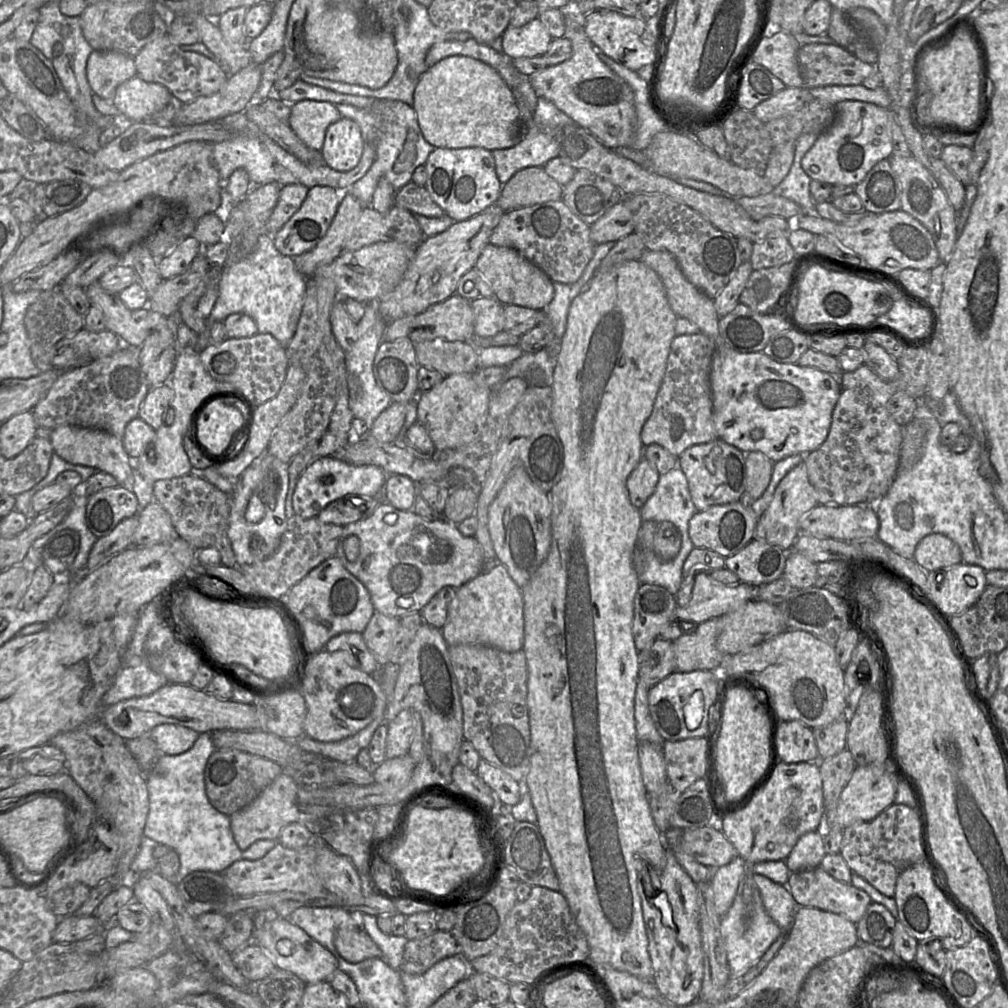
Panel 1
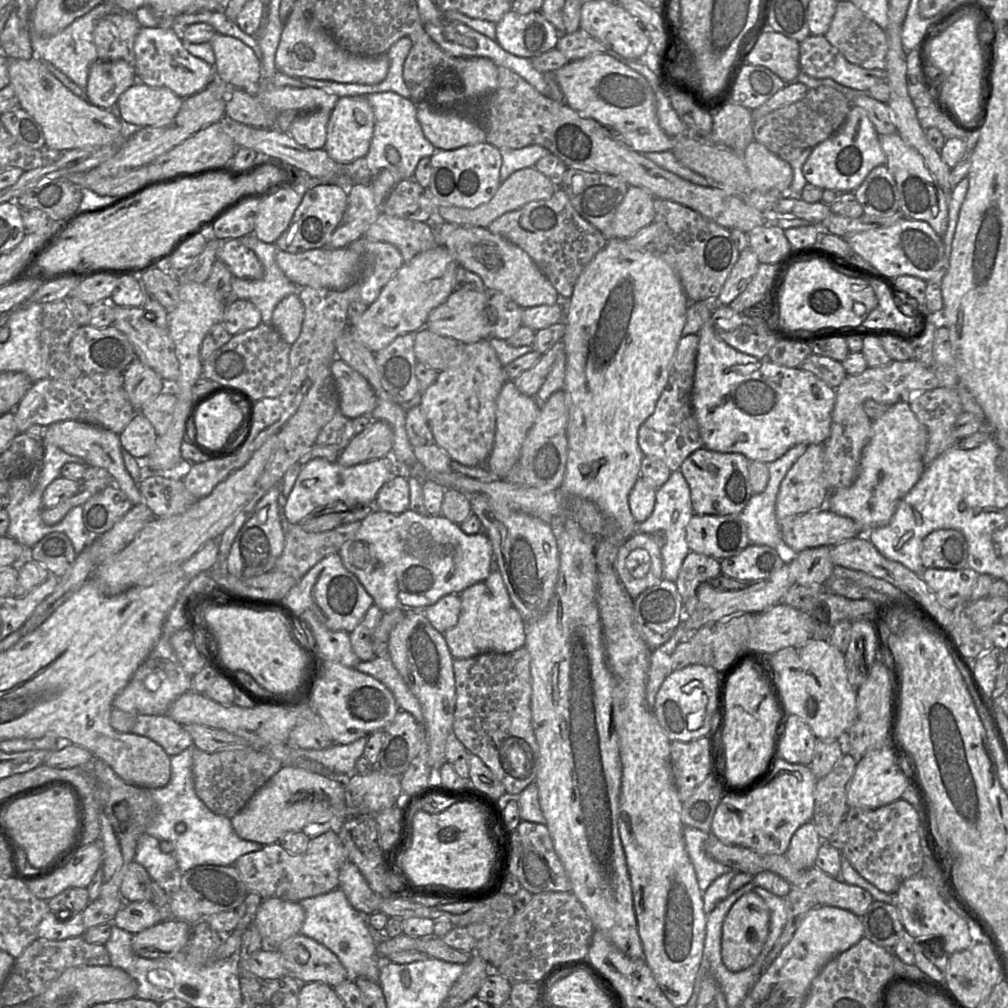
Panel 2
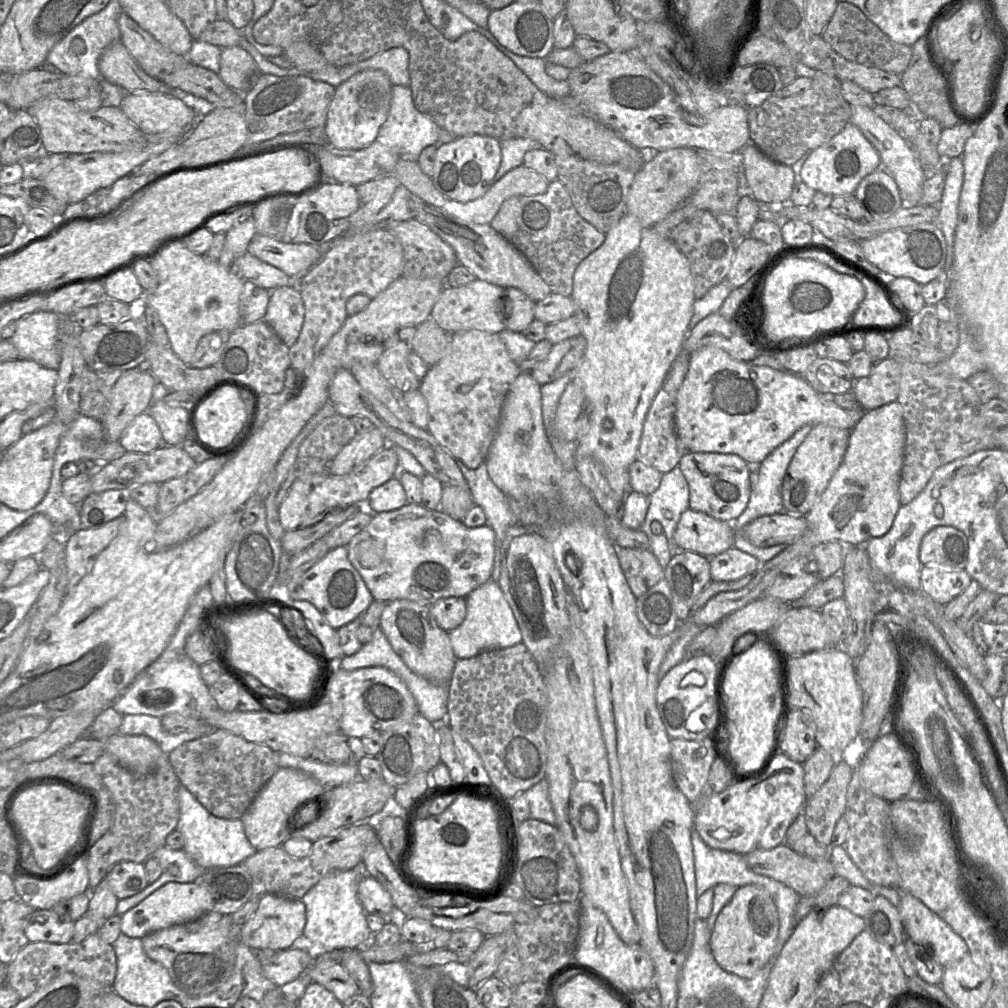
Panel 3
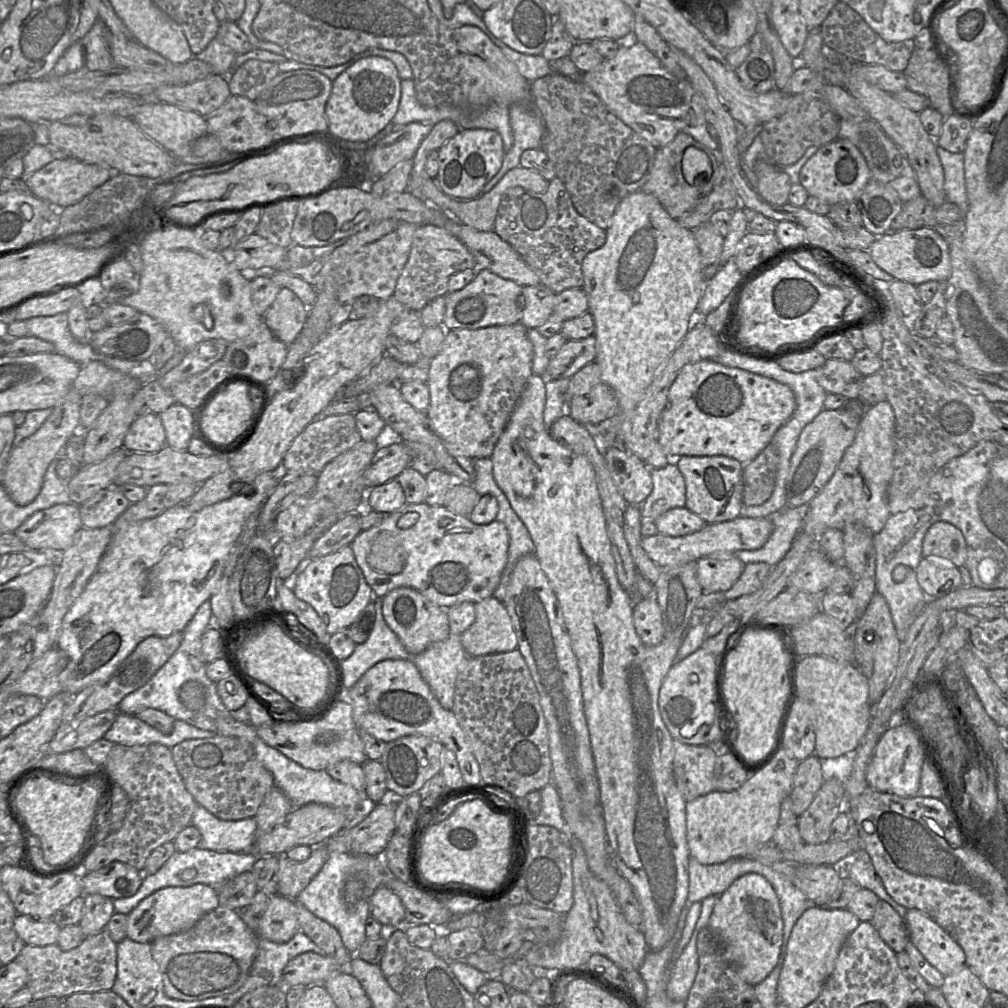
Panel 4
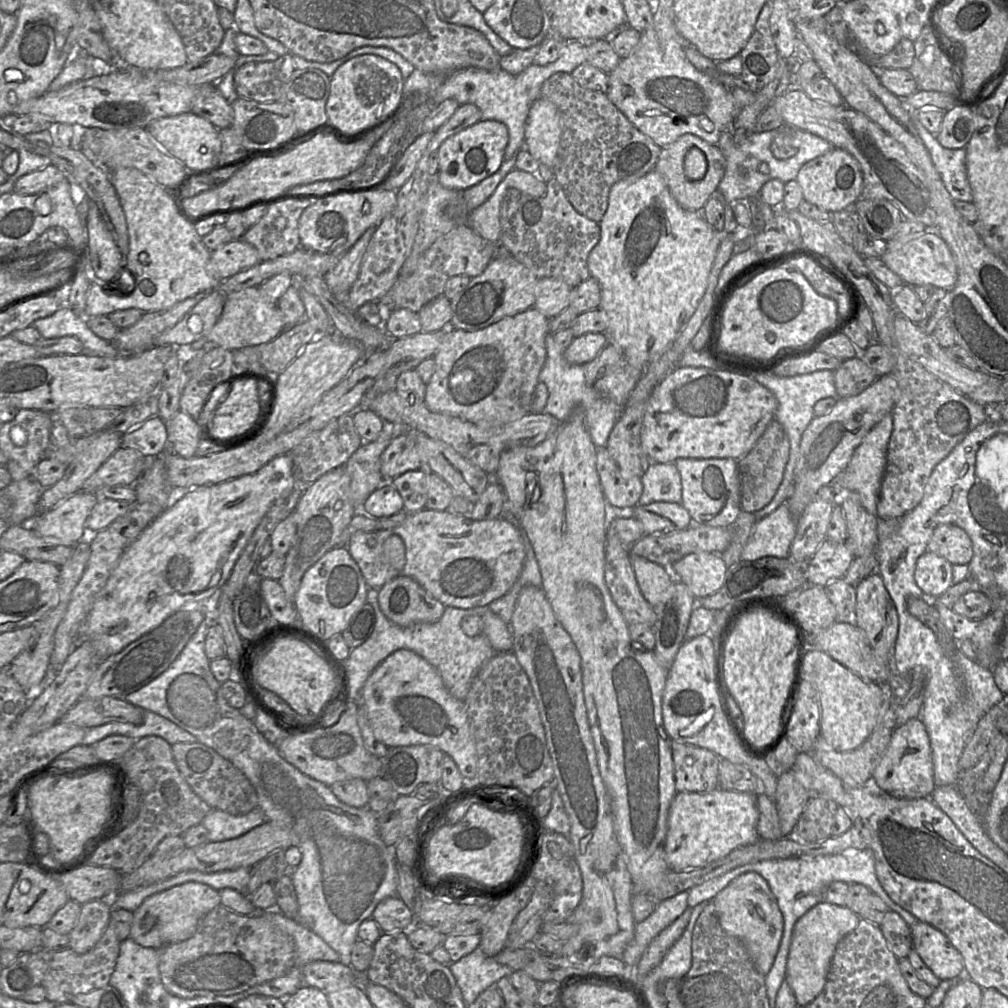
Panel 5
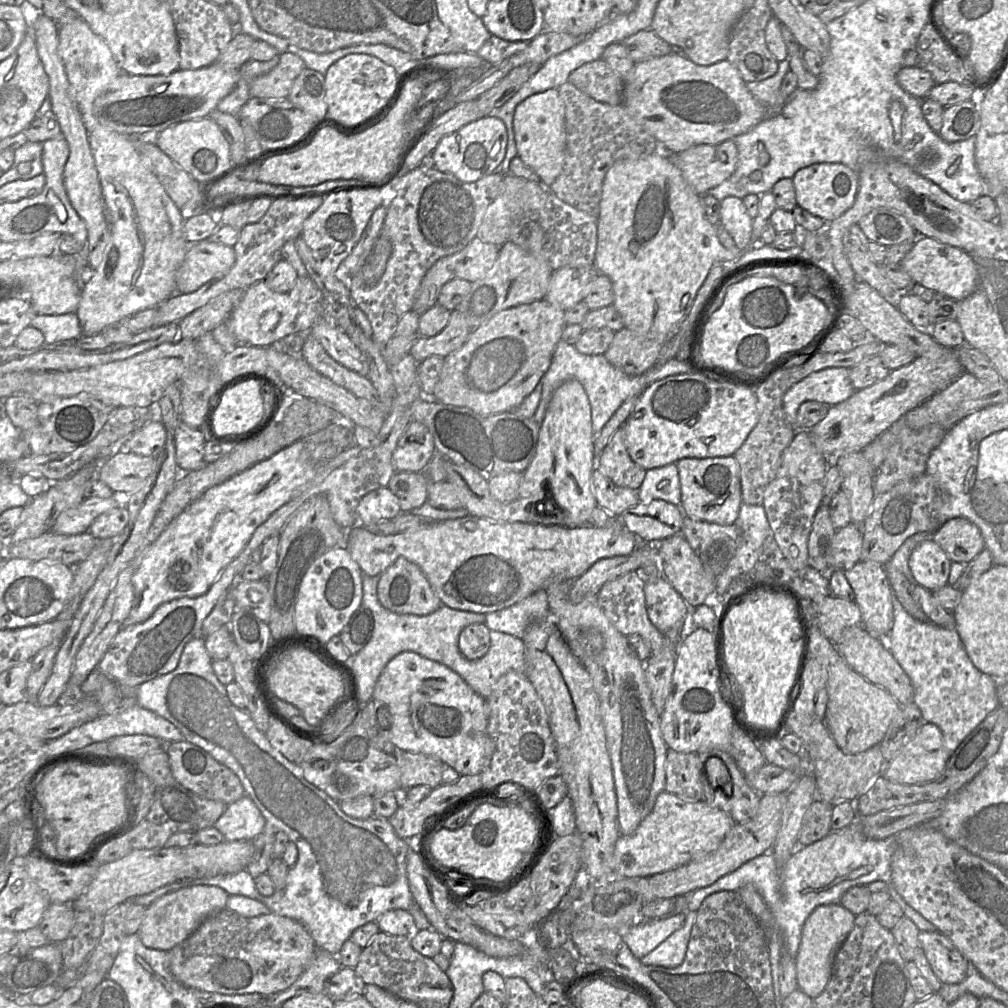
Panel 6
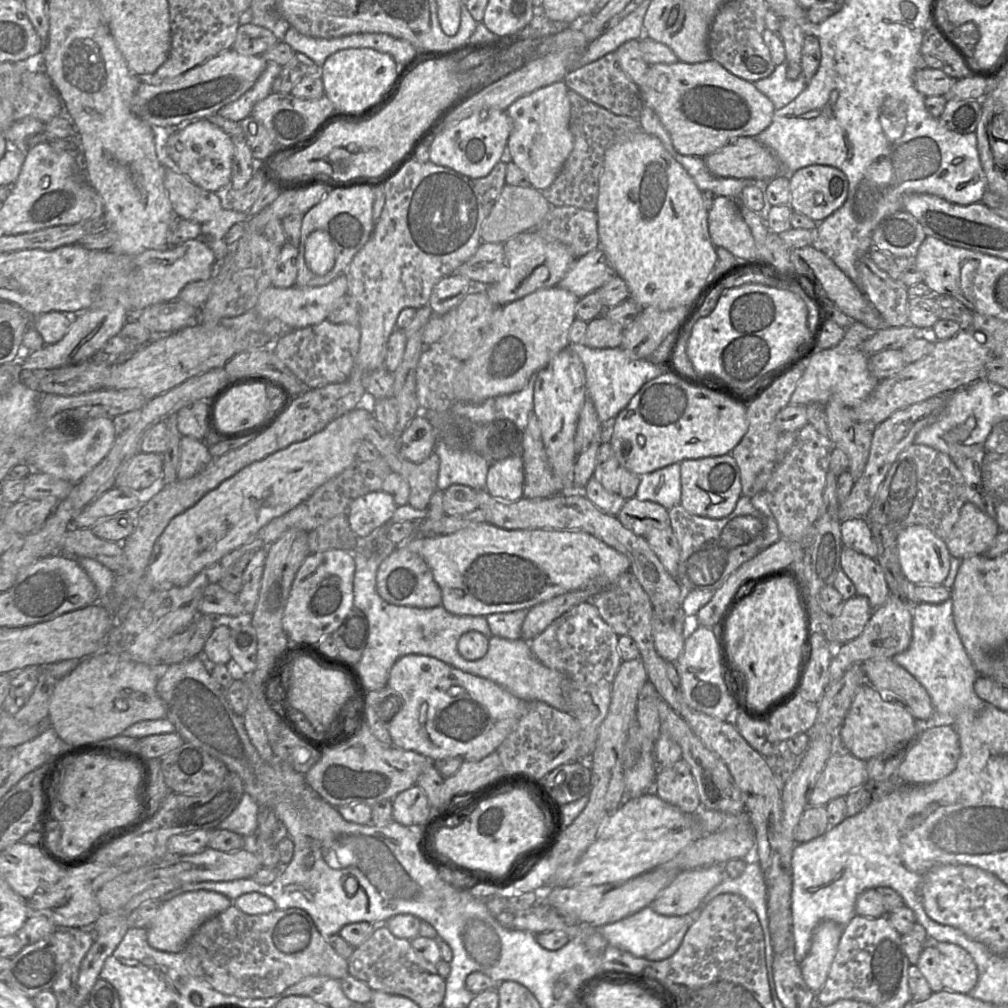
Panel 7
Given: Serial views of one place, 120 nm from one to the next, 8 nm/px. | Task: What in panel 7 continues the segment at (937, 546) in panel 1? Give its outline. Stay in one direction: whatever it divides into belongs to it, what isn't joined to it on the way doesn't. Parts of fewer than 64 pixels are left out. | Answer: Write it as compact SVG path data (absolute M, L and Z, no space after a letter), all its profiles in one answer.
M966 502L945 541L950 555L964 559L984 554L1001 531L997 522L976 505Z

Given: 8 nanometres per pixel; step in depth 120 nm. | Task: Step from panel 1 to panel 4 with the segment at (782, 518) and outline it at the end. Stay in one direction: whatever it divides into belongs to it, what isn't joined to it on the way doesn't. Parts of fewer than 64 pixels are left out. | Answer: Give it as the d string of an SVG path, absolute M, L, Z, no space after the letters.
M845 408L822 410L815 419L804 427L795 451L785 483L786 505L807 506L818 495L836 471L847 448L854 441L862 417Z

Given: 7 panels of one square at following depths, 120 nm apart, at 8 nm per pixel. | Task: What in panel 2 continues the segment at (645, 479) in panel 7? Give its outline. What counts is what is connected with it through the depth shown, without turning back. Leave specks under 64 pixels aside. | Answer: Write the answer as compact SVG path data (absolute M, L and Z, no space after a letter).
M680 470L671 472L668 480L655 493L655 504L652 513L637 525L637 531L658 535L663 538L660 547L662 557L663 579L675 582L682 562L689 552L686 543L686 526L693 515L689 486Z

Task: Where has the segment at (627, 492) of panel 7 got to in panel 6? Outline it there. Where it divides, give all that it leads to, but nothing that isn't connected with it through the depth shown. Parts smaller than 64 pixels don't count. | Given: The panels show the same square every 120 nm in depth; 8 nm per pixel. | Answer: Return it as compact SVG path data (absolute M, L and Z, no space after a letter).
M622 425L598 454L596 469L617 486L639 489L646 470L631 459L626 449L625 439L625 426Z

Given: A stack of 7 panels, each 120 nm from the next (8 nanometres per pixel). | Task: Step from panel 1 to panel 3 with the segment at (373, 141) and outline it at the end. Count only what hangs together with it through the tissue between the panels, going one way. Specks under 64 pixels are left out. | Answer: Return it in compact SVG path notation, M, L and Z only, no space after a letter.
M392 86L388 116L378 132L376 141L396 152L400 158L417 162L423 149L439 144L439 130L440 127L432 119L416 109L410 87Z

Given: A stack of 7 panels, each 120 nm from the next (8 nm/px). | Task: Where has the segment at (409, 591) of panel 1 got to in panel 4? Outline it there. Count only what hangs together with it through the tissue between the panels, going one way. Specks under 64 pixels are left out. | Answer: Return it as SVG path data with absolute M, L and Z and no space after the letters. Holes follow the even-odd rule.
M406 503L380 524L362 530L350 547L375 596L383 597L398 587L410 587L447 609L492 596L508 560L509 534L506 526L497 520L478 525L445 506ZM445 517L449 523L441 527L439 522Z

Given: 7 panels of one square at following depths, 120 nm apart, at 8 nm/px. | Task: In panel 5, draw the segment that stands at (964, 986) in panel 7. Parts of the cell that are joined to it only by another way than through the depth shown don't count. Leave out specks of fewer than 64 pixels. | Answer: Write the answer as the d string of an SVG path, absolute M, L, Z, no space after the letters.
M917 920L910 931L913 948L937 978L957 980L965 974L963 956L940 930Z

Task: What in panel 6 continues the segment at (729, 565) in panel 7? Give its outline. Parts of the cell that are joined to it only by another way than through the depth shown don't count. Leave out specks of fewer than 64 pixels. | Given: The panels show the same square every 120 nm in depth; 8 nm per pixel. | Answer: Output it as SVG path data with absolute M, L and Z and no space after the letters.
M684 516L680 533L699 558L704 571L720 575L735 555L740 531L734 525L718 525Z

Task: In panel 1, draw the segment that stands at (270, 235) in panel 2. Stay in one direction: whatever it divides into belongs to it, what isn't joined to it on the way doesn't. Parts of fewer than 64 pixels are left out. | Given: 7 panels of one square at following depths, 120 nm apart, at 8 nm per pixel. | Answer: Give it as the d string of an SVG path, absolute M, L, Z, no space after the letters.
M301 184L282 186L272 214L265 224L265 233L273 236L301 207L309 188Z

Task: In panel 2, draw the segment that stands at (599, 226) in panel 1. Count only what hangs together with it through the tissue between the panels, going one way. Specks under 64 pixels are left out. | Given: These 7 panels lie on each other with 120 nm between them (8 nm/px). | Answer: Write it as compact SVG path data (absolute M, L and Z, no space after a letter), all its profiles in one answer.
M629 186L611 223L612 236L626 239L654 221L654 197L636 186Z

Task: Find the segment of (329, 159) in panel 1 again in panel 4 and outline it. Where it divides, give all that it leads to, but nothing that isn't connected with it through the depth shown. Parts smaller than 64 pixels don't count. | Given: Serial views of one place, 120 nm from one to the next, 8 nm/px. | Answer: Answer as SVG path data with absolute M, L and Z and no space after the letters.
M362 58L343 71L333 82L325 106L327 133L342 147L356 147L377 136L397 112L401 96L401 79L395 65L387 58Z

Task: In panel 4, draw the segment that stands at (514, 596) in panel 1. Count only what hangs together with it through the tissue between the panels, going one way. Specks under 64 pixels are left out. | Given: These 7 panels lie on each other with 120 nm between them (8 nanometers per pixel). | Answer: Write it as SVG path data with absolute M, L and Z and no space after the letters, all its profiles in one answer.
M490 596L474 605L476 619L460 634L468 655L477 657L516 649L516 632L503 602Z

